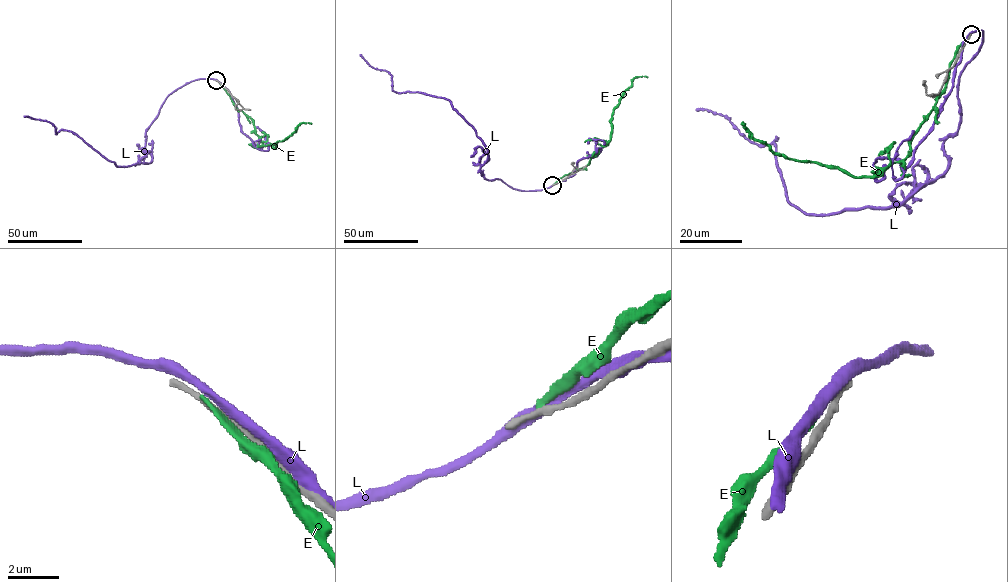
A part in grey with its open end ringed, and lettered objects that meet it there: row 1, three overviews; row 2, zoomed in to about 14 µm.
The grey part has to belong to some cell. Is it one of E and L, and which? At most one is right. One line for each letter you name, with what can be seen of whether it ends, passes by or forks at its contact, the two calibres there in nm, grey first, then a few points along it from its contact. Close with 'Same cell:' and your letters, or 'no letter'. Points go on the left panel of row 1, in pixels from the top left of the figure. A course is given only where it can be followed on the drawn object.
Same cell: no letter

